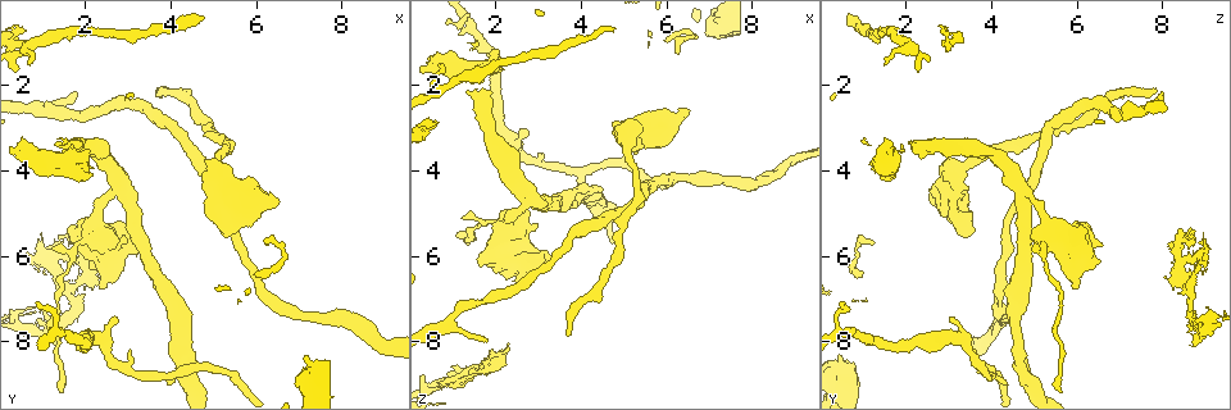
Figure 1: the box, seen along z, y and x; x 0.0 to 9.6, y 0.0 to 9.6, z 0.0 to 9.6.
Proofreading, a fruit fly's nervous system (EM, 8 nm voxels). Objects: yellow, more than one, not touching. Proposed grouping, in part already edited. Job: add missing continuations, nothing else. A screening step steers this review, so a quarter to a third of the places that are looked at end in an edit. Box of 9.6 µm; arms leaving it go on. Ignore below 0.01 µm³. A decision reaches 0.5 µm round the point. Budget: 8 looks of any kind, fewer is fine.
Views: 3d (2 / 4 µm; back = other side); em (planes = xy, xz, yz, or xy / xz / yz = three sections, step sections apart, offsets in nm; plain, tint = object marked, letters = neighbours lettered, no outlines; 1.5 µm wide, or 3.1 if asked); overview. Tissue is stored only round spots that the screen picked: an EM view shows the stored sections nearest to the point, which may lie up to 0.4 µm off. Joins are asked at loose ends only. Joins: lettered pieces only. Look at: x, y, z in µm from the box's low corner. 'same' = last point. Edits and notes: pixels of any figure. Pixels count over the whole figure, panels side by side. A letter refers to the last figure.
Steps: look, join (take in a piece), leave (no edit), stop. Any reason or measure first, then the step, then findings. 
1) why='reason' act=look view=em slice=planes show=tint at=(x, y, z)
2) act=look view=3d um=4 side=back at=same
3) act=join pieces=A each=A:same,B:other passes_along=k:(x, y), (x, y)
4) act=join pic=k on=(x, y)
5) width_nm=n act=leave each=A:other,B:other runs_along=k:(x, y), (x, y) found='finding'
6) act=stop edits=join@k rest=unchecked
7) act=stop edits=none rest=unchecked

why='free end' act=look view=3d um=4 at=(3.60, 2.15, 7.85)

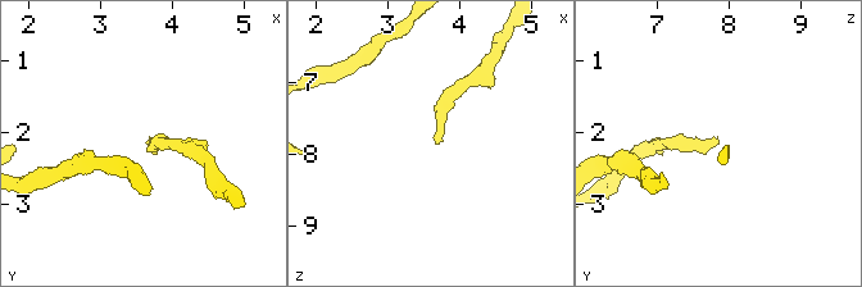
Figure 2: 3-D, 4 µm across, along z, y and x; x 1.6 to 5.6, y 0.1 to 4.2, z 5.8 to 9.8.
why='need the tissue' act=look view=em slice=planes show=tint at=(3.65, 2.05, 7.85)

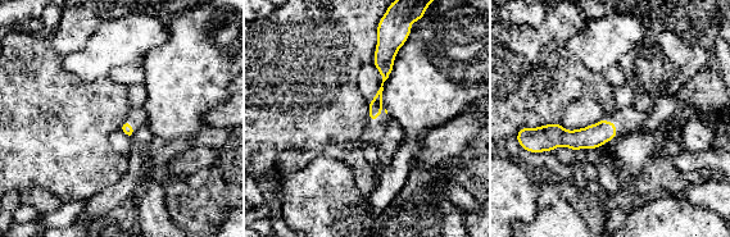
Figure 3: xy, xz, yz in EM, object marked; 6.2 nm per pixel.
act=look view=em slice=planes show=letters at=same

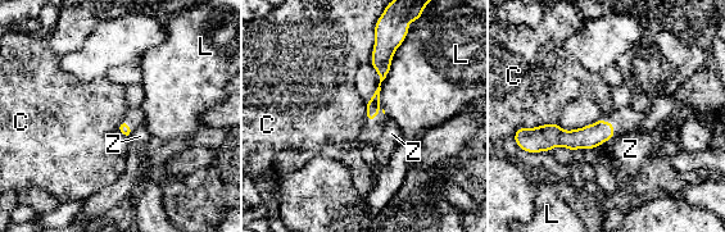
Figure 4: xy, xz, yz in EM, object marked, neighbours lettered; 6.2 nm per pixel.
act=leave each=C:other,L:other,Z:other runs_along=4:(535, 131), (558, 137), (611, 133) found='none of them fits'

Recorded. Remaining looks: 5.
why='thick end' act=look view=3d um=4 at=(3.05, 5.60, 5.25)

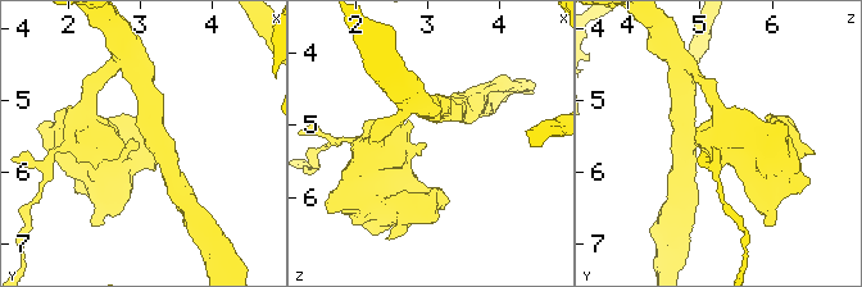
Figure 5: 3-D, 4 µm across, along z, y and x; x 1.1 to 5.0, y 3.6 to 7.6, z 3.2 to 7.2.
act=look view=em slice=xz step=4 show=letters at=(3.00, 5.60, 5.30)

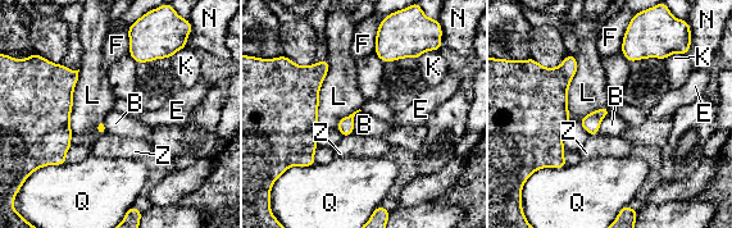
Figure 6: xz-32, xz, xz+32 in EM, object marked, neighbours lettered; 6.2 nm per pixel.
act=look view=em slice=planes show=letters at=same

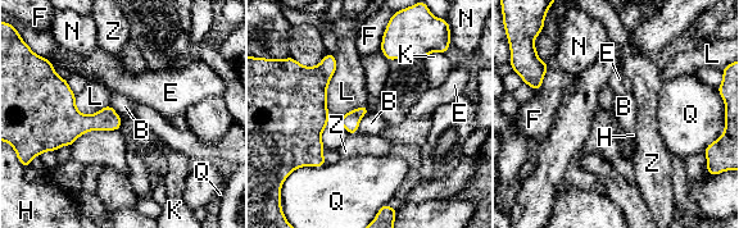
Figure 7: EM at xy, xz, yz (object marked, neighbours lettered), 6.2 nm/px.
act=leave each=B:other,E:other,F:other,H:other,K:other,L:other,N:other,Q:other,Z:other border=7:(370, 112), (362, 118), (357, 132) found='no lettered piece goes on from it'

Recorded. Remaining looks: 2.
why='tapers out' act=look view=em slice=planes show=letters at=(0.70, 1.45, 1.55)

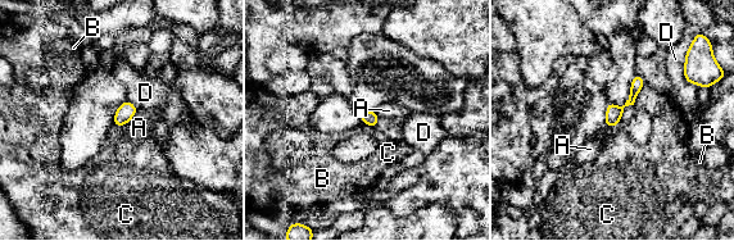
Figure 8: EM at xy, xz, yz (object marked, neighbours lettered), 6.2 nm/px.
act=leave each=A:other,B:other,C:other,D:other border=8:(137, 108), (136, 113), (121, 128) found='no lettered piece goes on from it'

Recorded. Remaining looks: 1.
act=stop edits=none rest=unchecked

